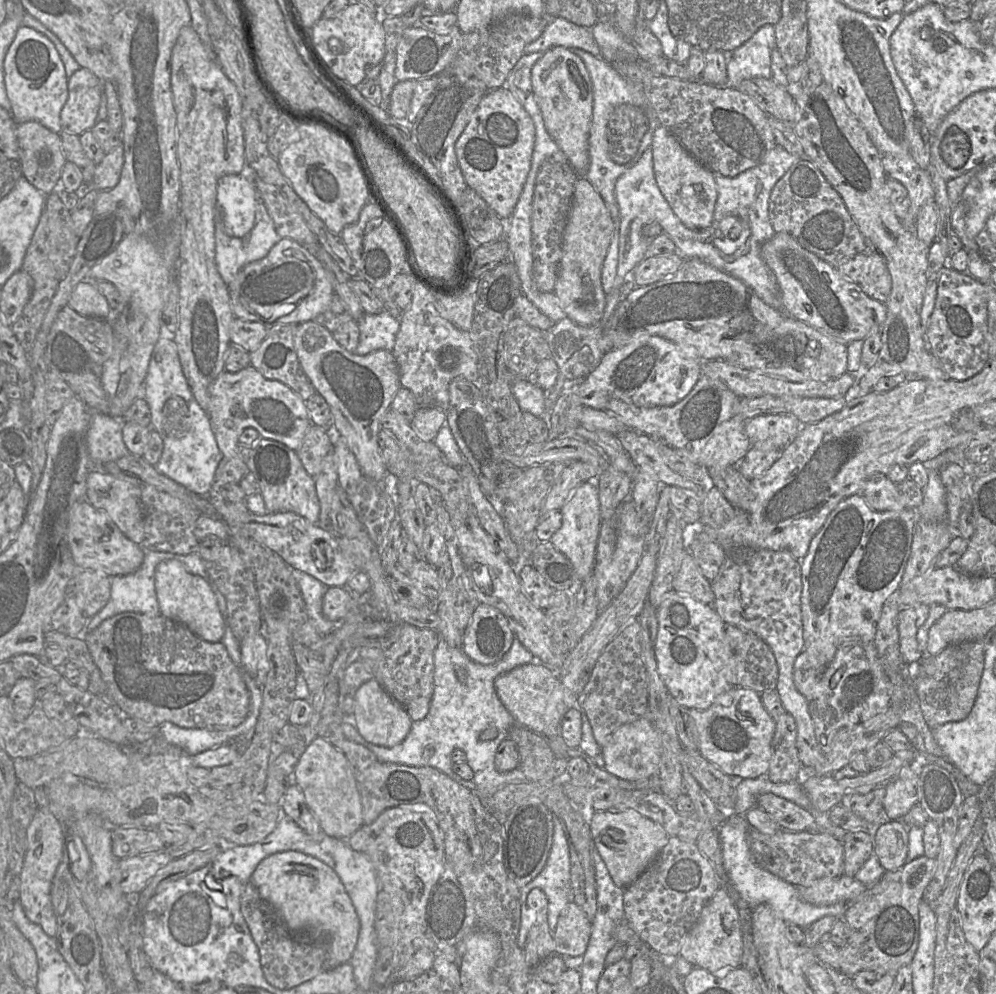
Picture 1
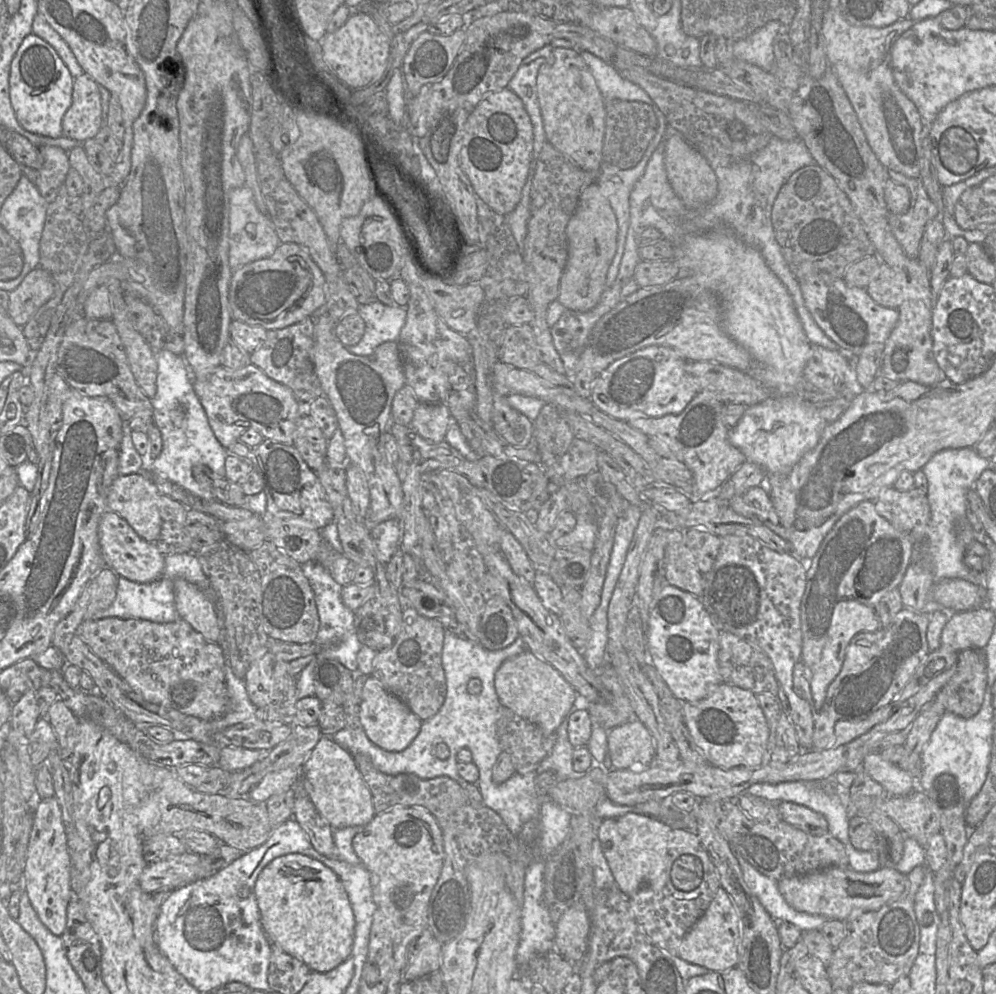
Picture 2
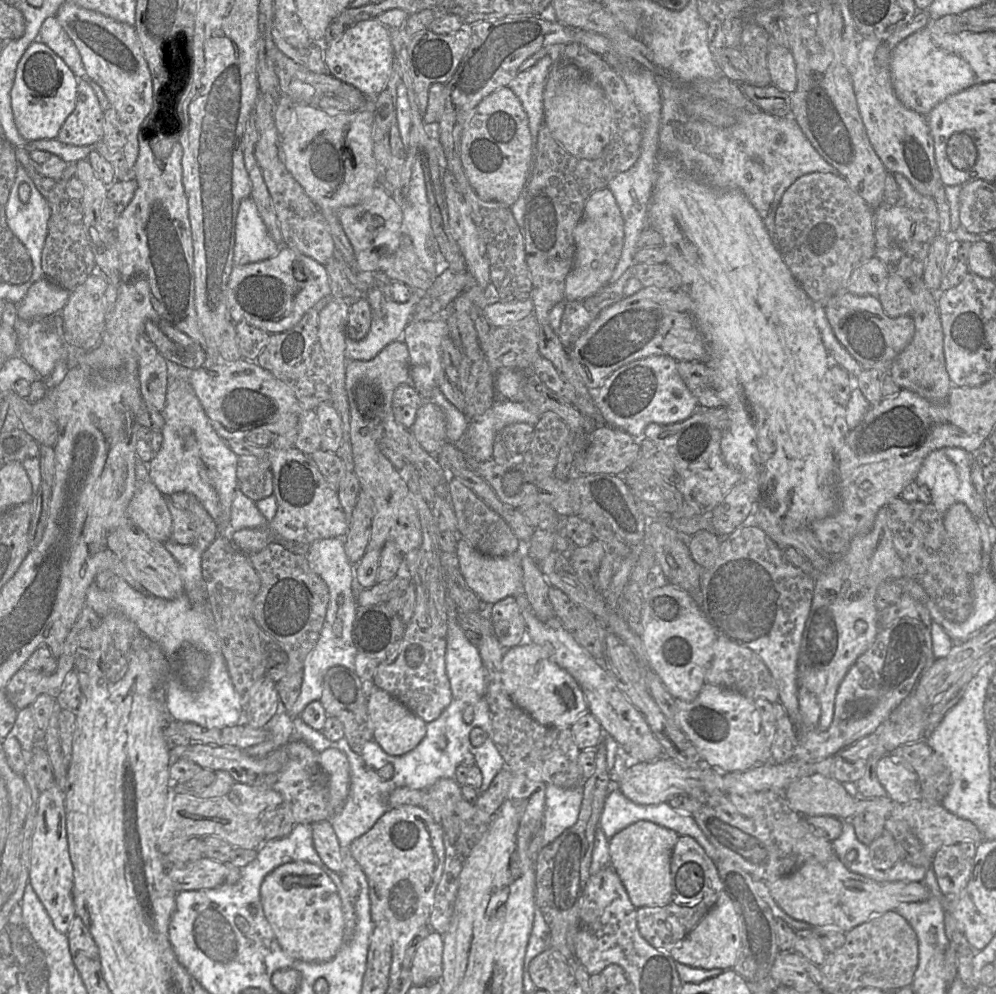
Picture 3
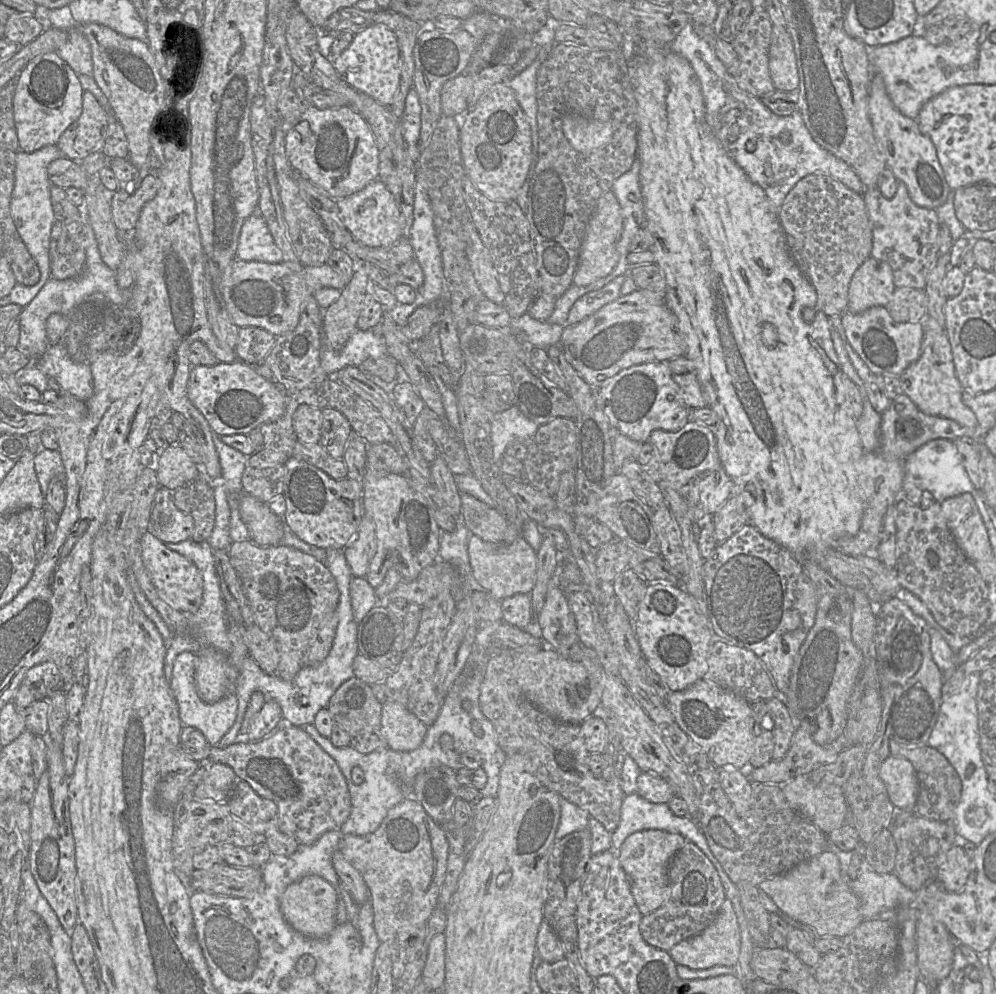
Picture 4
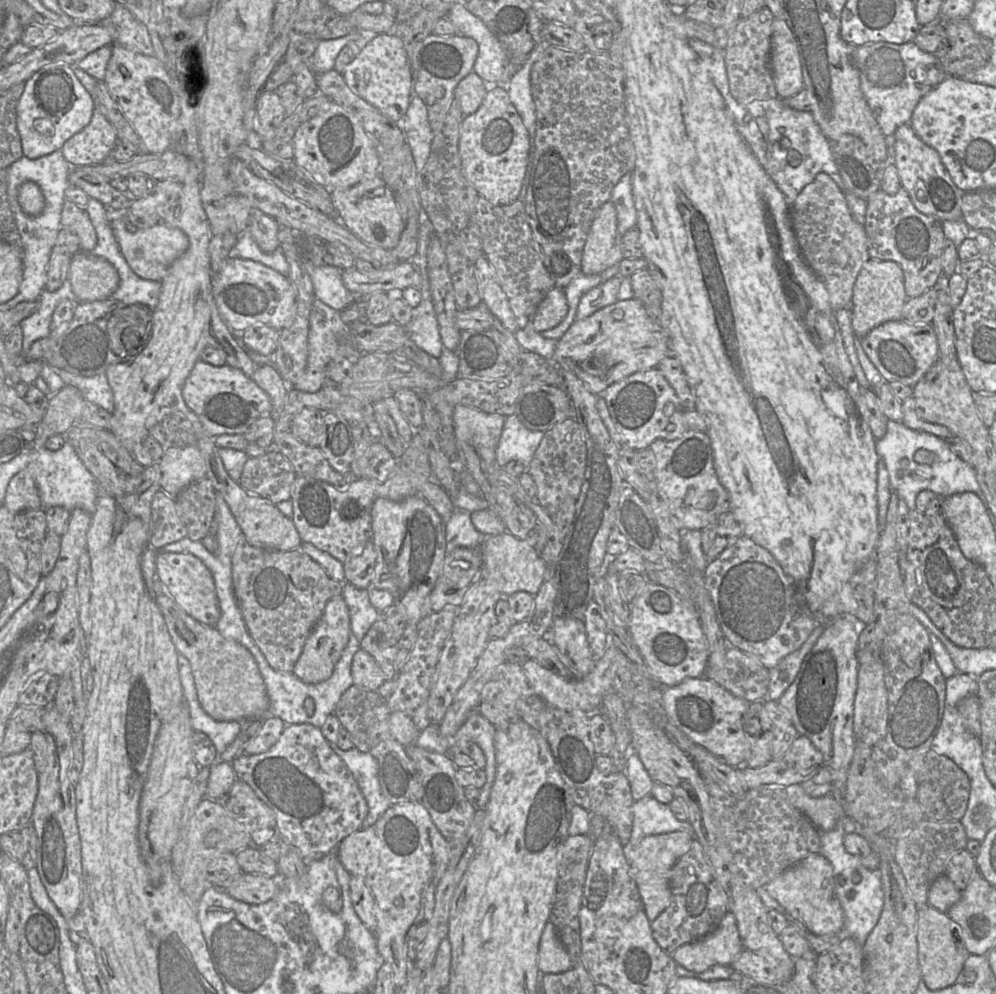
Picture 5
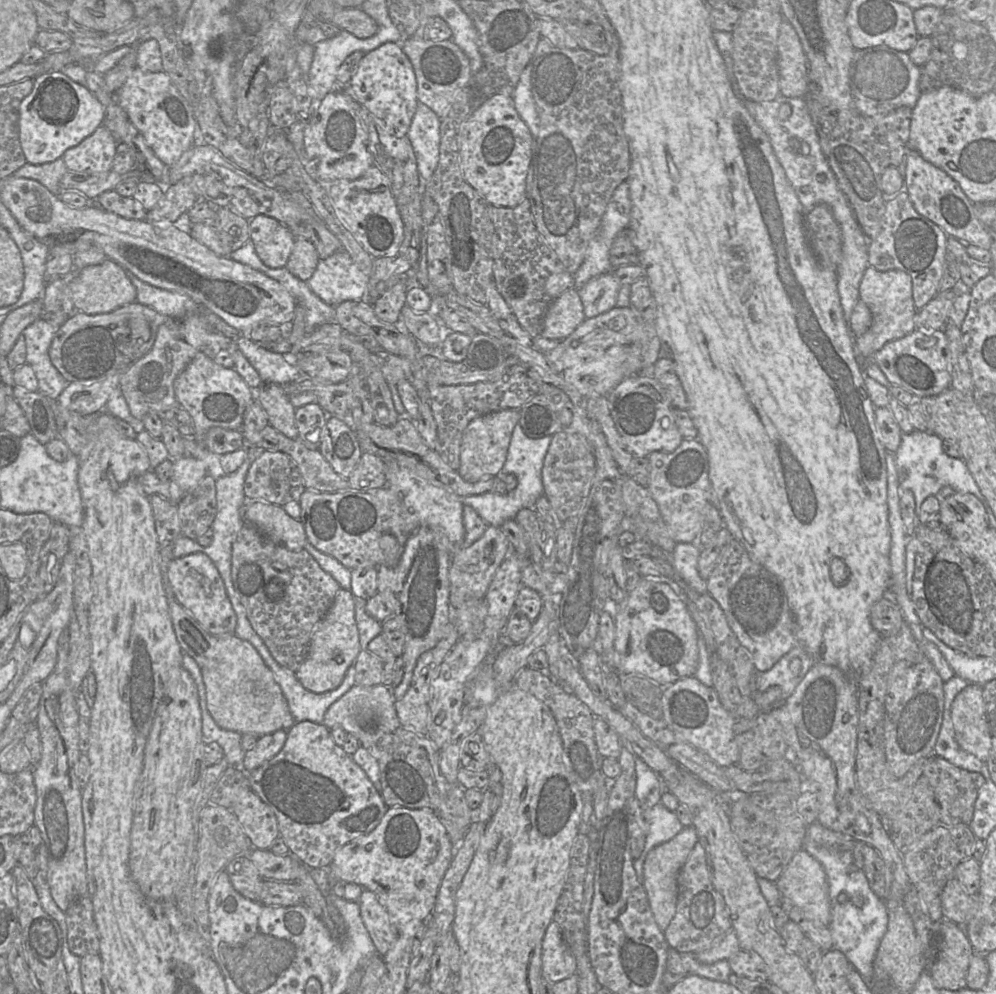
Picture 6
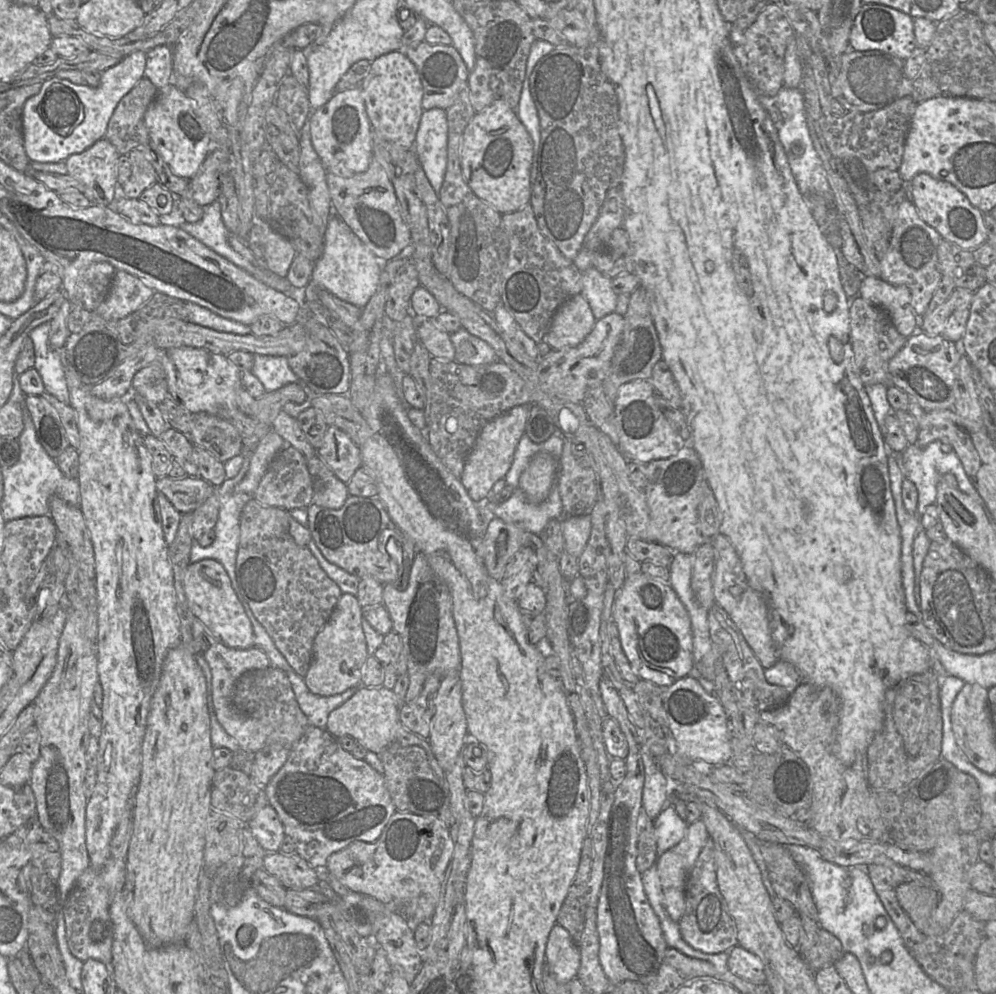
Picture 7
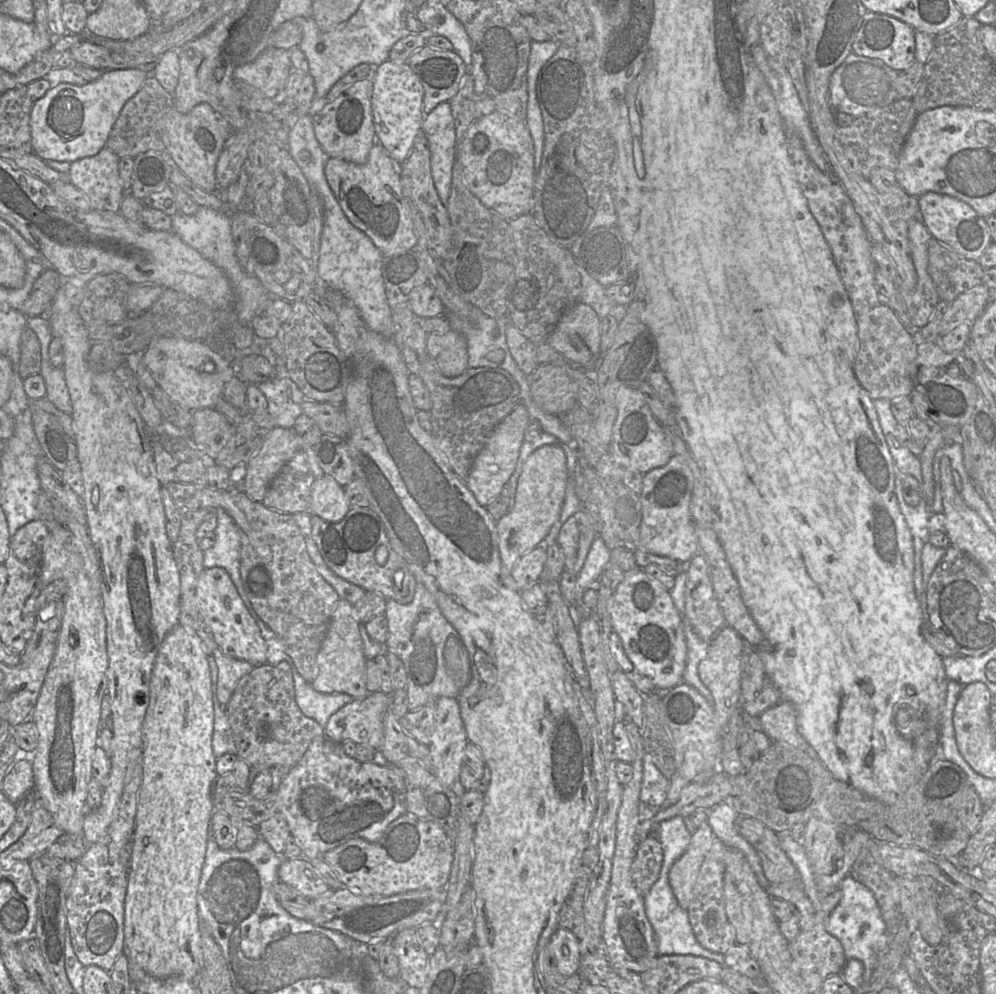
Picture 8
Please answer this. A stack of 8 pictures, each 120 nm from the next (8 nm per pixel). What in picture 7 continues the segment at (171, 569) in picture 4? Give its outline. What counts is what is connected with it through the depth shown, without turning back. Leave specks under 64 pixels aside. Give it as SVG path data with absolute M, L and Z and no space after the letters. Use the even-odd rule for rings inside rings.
M214 559L190 563L183 578L184 593L188 605L207 630L225 646L248 649L254 645L251 622L232 589L229 576L222 564Z

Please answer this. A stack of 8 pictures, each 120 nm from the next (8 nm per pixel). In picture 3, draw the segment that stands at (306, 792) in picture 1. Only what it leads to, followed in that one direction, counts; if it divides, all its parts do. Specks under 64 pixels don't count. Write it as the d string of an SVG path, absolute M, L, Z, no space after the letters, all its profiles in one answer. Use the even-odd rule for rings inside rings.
M337 748L318 754L318 762L328 778L330 808L334 814L346 800L350 788L350 768L346 755Z

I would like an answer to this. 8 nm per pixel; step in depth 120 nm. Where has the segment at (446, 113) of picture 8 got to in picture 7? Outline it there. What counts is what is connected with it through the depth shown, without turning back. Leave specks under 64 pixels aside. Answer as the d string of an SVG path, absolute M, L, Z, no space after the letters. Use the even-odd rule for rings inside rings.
M424 110L416 133L414 152L433 190L440 191L447 167L448 124L446 110Z

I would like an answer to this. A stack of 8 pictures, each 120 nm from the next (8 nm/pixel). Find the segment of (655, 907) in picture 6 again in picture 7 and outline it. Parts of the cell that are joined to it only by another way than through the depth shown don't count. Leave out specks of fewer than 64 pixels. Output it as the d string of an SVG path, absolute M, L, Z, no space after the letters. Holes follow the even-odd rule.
M702 820L690 824L684 838L656 861L663 893L663 905L669 917L678 922L685 908L687 878L707 840L710 838Z

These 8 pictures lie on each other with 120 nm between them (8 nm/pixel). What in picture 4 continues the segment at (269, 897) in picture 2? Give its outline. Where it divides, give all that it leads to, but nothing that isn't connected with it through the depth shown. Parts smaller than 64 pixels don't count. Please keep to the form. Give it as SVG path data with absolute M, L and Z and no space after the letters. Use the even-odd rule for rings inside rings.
M309 875L287 887L280 898L280 909L293 930L309 938L324 938L336 925L336 901L334 888L323 878Z

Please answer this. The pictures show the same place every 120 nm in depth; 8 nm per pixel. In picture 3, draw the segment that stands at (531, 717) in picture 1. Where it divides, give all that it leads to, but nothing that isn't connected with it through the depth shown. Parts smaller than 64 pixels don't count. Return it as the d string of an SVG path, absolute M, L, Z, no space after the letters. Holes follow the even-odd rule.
M519 644L506 650L502 660L502 686L511 700L534 720L547 727L570 728L588 711L585 695L576 680L552 662L539 645Z

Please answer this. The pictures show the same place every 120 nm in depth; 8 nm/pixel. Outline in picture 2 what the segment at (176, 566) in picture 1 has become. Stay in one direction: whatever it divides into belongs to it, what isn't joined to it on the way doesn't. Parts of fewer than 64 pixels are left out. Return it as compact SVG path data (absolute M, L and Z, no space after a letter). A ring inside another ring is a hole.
M182 578L175 579L173 590L179 618L206 640L219 643L221 629L211 601L197 586Z

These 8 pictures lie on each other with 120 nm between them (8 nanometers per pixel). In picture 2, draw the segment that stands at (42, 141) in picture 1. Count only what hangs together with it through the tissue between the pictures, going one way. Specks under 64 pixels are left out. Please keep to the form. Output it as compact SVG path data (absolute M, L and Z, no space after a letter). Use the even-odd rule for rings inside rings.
M57 146L37 147L42 165L37 170L35 186L47 203L52 202L63 184L70 164L67 152Z

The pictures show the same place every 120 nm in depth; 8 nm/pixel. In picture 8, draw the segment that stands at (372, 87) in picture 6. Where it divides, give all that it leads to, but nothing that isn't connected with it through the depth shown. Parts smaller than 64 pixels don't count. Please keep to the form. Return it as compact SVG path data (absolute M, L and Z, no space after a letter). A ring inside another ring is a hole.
M387 60L376 67L371 95L376 143L387 151L396 164L405 162L416 137L422 131L423 95L423 86L408 63Z

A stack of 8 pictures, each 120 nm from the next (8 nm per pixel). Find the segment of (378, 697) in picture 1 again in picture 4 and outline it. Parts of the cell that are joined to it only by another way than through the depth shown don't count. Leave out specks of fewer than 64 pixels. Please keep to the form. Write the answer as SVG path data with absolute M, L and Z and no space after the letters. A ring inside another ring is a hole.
M382 702L381 734L388 748L397 752L415 750L423 741L427 727L401 704Z

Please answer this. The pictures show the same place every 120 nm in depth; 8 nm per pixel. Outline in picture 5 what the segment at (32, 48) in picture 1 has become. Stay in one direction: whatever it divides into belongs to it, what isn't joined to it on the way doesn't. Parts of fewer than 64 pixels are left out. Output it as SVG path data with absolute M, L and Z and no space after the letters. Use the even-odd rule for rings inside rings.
M50 64L41 68L25 82L16 107L17 130L23 155L37 159L61 150L65 141L89 124L94 108L94 98L77 79L72 66Z

